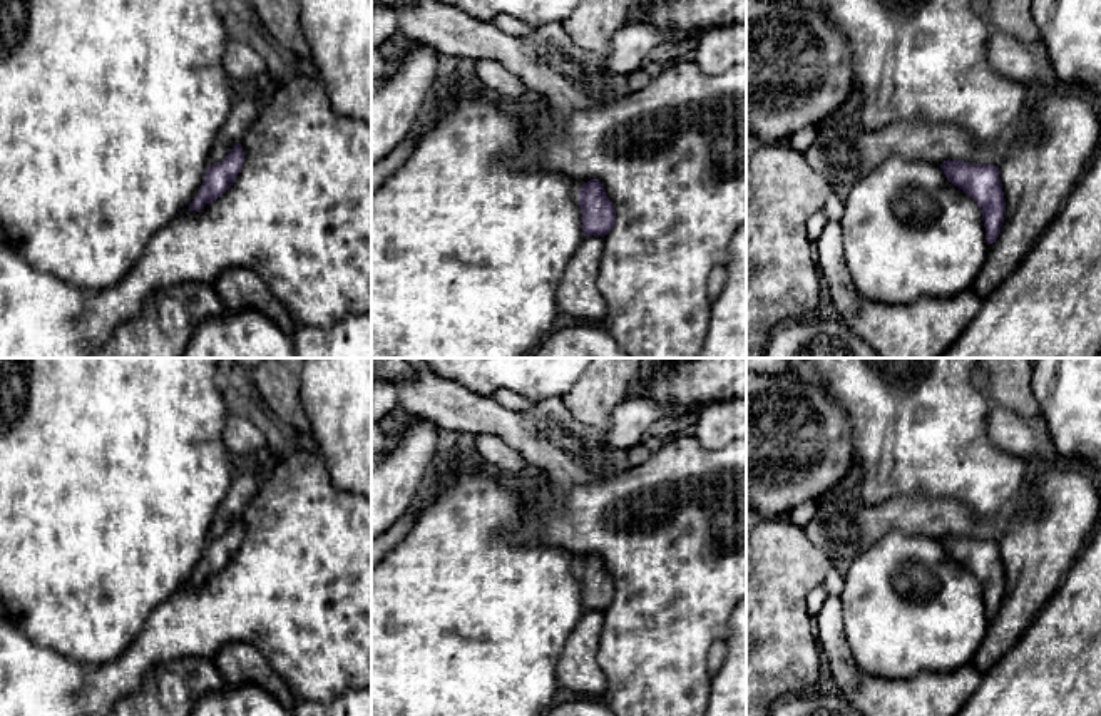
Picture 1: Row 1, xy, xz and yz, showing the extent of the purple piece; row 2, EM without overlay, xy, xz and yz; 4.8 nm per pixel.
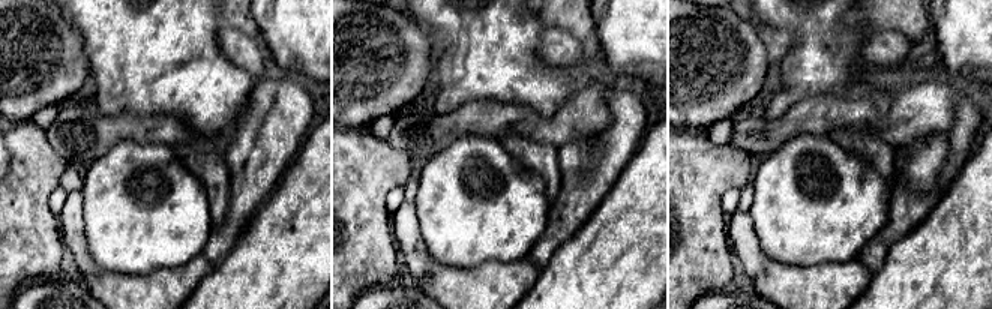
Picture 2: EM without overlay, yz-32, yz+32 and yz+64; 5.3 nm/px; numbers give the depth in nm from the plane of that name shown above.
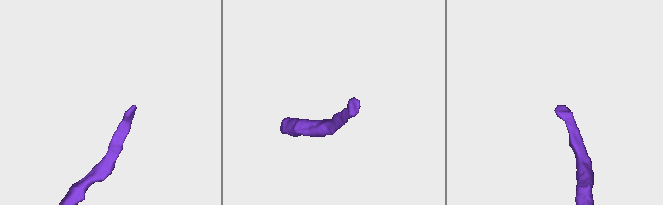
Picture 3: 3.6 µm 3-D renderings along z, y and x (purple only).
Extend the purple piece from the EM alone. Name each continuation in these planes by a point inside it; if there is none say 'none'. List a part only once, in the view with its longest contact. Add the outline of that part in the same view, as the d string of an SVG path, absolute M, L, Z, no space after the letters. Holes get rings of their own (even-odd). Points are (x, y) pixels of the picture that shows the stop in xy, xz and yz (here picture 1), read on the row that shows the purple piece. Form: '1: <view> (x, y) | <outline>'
none

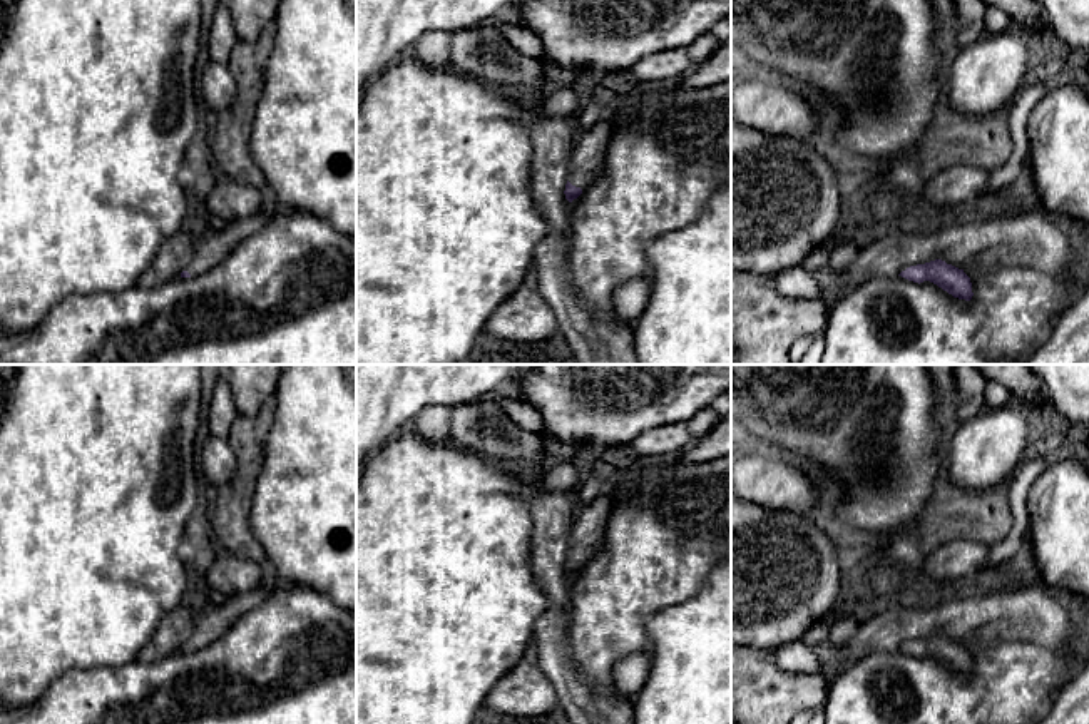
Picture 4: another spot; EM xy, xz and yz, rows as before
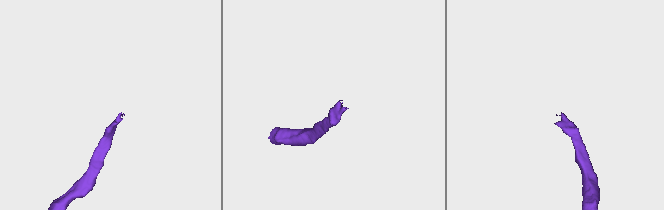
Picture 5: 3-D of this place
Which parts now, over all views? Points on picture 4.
1: xz (586, 161) | M602 119L592 130L579 134L569 156L567 179L572 186L584 191L599 177L612 132L614 120Z

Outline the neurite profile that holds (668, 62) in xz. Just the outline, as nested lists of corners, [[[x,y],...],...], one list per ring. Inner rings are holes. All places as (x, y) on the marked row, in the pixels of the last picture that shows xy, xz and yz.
[[[684,47],[661,48],[656,54],[646,55],[637,60],[631,70],[639,82],[666,80],[669,77],[679,77],[681,74],[696,67],[689,59]]]

